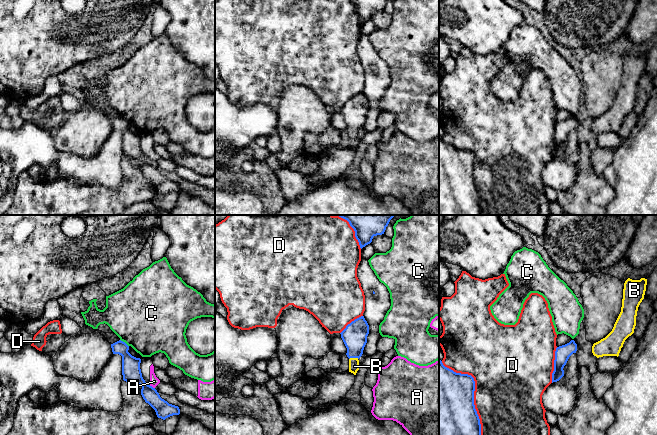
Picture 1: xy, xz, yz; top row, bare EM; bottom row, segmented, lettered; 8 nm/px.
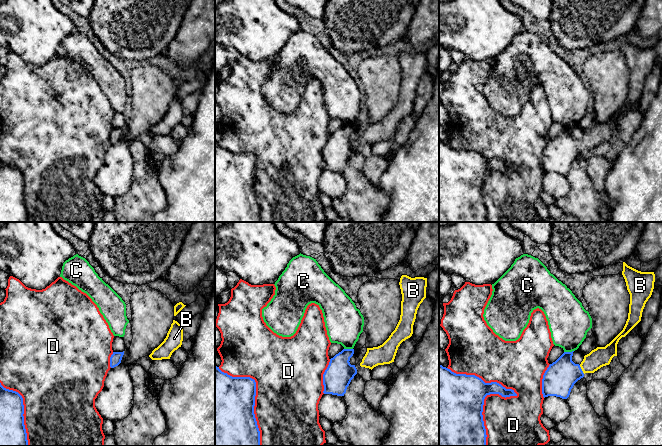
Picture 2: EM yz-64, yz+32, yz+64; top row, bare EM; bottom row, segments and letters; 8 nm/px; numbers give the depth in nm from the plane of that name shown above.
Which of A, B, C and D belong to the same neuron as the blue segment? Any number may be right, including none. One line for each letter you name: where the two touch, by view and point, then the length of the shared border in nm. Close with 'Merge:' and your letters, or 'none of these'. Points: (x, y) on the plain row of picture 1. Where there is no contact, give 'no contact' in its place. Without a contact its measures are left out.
B: xz (353, 133) | 80 nm
Merge: B

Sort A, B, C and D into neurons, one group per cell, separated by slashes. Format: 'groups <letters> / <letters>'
groups A / B / C / D

